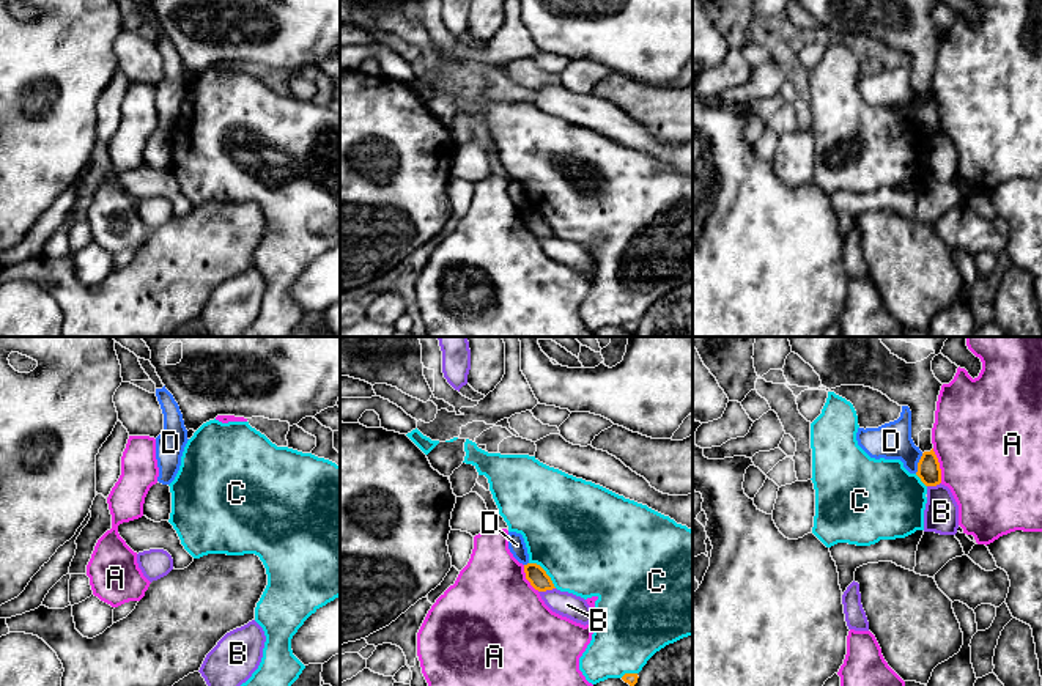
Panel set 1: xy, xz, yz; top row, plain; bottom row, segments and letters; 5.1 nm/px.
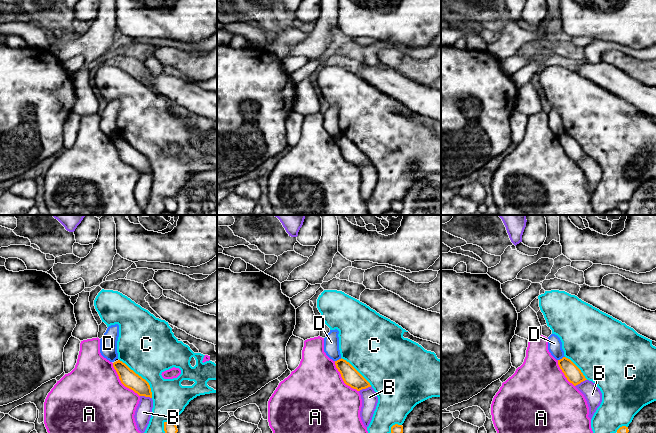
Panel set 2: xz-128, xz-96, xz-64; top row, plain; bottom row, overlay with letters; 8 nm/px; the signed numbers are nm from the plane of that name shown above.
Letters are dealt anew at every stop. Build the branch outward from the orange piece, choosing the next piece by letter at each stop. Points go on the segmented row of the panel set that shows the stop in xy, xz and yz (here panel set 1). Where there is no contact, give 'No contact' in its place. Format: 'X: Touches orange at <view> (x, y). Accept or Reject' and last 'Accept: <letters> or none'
A: Touches orange at yz (938, 466). Reject
B: Touches orange at xz (546, 589). Reject
C: Touches orange at xz (545, 571). Reject
D: Touches orange at yz (918, 463). Reject
Accept: none

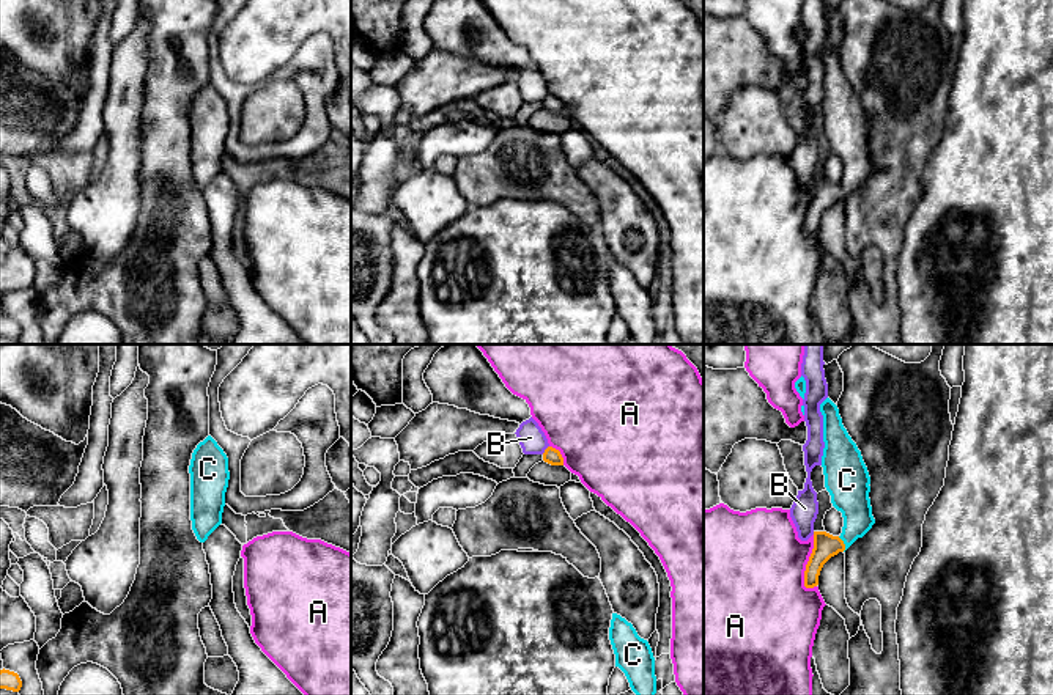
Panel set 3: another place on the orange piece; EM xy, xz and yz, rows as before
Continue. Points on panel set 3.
A: Touches orange at yz (808, 562). Reject
B: Touches orange at xz (545, 450). Reject
C: Touches orange at yz (844, 544). Accept
Accept: C

